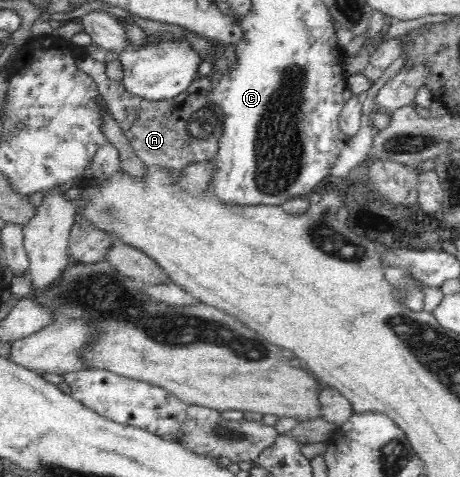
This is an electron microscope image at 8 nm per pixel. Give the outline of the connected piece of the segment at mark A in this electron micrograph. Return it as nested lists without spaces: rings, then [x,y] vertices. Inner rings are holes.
[[[86,55],[78,67],[90,73],[104,95],[111,117],[119,123],[129,147],[149,166],[184,168],[192,161],[216,158],[224,134],[224,111],[210,101],[214,83],[210,76],[197,78],[182,94],[171,99],[154,100],[134,95],[122,81],[113,81],[105,73],[105,64]]]

